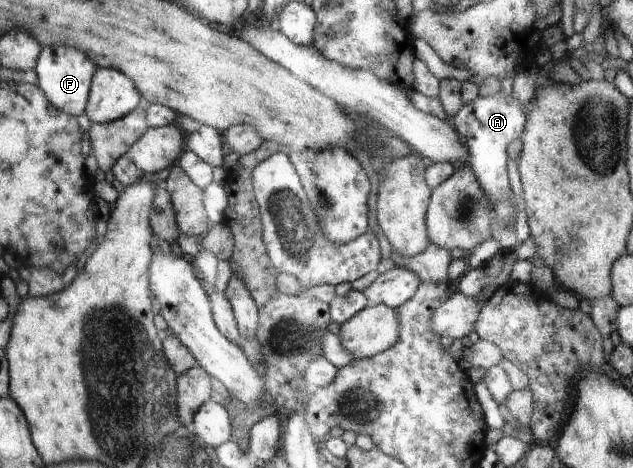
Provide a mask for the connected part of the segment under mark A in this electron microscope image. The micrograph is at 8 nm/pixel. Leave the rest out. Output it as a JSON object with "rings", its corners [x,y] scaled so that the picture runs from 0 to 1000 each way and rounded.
{"rings":[[[788,194],[779,205],[755,205],[749,216],[728,229],[728,235],[711,254],[717,276],[727,291],[728,303],[735,308],[741,325],[741,355],[754,385],[760,391],[763,406],[769,410],[779,449],[782,449],[782,479],[779,479],[779,509],[766,517],[738,545],[738,568],[741,575],[765,571],[776,560],[785,543],[803,541],[820,524],[812,489],[812,440],[810,410],[807,406],[803,368],[799,359],[803,333],[801,312],[804,303],[821,297],[828,286],[829,248],[823,244],[823,231],[815,209],[809,203],[798,205]]]}

